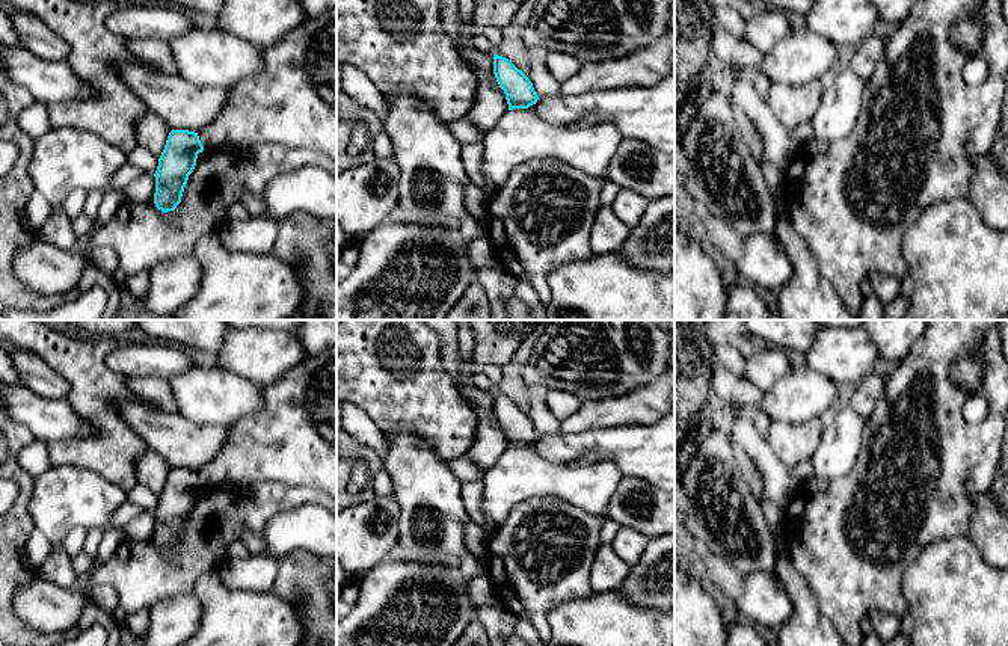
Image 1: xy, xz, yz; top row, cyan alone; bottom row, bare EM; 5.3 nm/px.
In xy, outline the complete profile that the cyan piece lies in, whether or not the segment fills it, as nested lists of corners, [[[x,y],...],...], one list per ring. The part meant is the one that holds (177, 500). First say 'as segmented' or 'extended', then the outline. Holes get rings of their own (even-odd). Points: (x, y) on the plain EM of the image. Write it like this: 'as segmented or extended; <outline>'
as segmented; [[[172,468],[158,497],[154,542],[163,551],[174,549],[181,540],[189,513],[196,504],[198,492],[204,489],[198,471]]]

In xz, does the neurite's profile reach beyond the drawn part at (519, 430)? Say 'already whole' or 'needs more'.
already whole

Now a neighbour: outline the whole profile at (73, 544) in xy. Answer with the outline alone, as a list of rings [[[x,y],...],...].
[[[78,527],[69,530],[69,533],[65,536],[62,548],[71,558],[83,551],[86,534],[88,530]]]

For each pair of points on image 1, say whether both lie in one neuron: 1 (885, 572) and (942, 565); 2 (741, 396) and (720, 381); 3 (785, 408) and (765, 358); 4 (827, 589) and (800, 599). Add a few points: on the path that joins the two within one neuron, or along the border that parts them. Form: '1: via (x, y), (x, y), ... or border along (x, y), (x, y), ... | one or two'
1: border along (930, 542), (903, 577), (901, 595), (907, 606) | two
2: via (737, 391), (725, 385) | one
3: border along (791, 367), (765, 393) | two
4: border along (792, 566), (809, 587), (818, 610), (833, 625) | two

